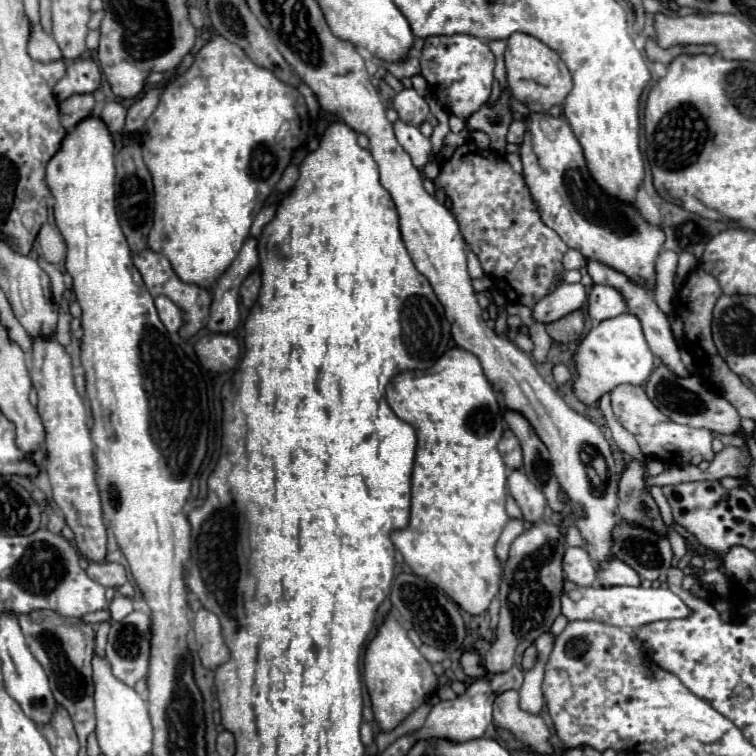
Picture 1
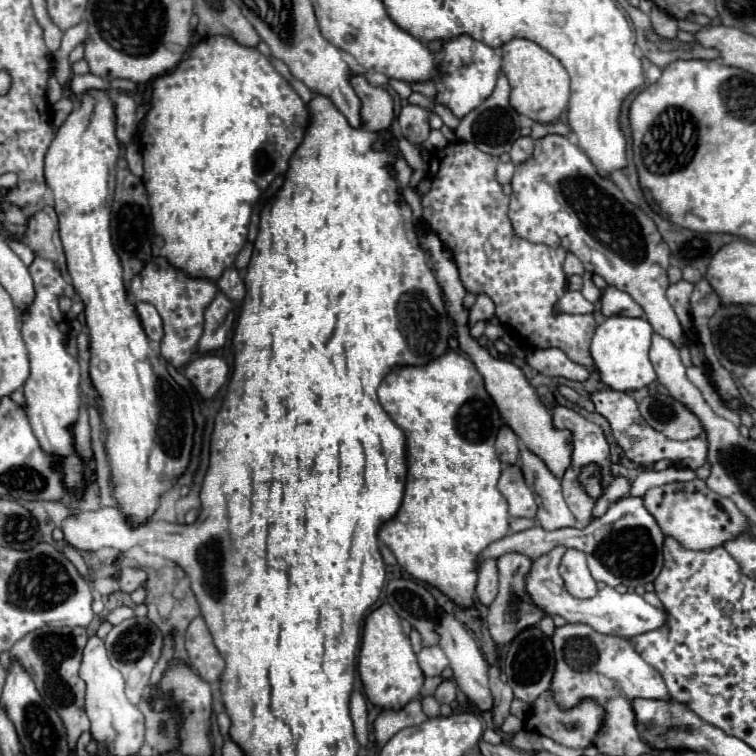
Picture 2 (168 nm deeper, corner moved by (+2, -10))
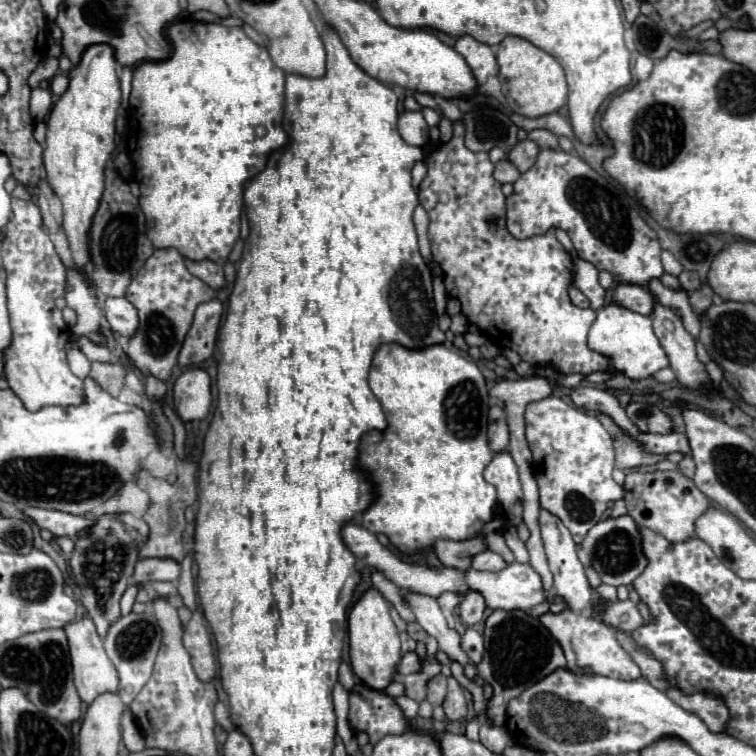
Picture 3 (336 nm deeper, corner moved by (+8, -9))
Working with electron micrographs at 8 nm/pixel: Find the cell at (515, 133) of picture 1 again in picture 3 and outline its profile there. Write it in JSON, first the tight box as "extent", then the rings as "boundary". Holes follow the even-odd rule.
{"extent":[506,139,540,173],"boundary":[[[524,139],[524,141],[518,141],[516,147],[510,149],[510,153],[506,153],[506,159],[508,159],[512,165],[516,165],[516,169],[518,169],[520,173],[524,173],[524,171],[528,171],[528,169],[534,165],[538,151],[540,151],[540,147],[538,147],[534,141]]]}

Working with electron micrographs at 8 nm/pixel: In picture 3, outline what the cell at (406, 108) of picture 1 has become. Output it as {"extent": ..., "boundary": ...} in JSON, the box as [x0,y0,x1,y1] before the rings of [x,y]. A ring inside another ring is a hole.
{"extent":[398,111,428,147],"boundary":[[[404,111],[398,117],[398,131],[408,145],[424,147],[428,143],[428,125],[420,111]]]}

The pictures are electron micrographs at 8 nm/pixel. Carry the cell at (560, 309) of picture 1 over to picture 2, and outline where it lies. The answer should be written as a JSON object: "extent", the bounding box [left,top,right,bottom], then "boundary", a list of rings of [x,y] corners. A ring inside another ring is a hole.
{"extent":[556,290,594,314],"boundary":[[[568,290],[556,306],[558,312],[568,312],[568,314],[590,314],[594,310],[594,304],[590,304],[580,292]]]}

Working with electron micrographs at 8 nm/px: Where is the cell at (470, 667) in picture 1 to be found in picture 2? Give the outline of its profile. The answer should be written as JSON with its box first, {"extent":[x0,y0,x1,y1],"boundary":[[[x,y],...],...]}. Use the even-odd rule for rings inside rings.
{"extent":[438,608,492,710],"boundary":[[[438,608],[438,614],[442,614],[442,618],[438,618],[438,636],[440,636],[440,646],[444,650],[444,654],[450,660],[450,666],[454,670],[454,680],[458,684],[458,688],[480,708],[480,710],[490,710],[492,708],[492,694],[488,690],[488,662],[482,658],[480,648],[476,646],[474,638],[470,636],[470,632],[466,630],[466,626],[462,622],[458,622],[452,614],[446,614],[442,608]]]}

